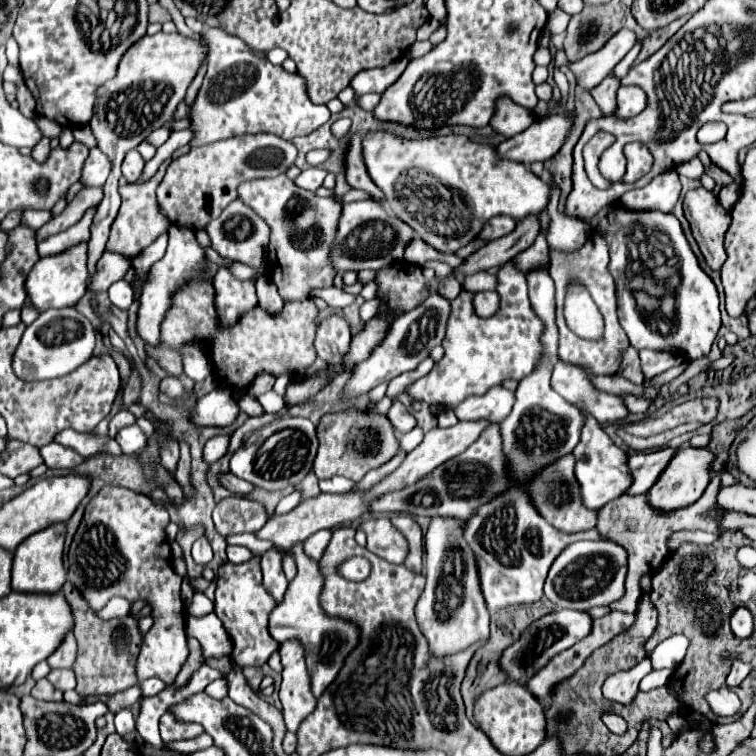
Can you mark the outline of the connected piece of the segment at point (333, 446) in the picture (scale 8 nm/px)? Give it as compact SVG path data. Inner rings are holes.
M349 408L335 414L325 414L317 424L317 440L319 450L313 462L313 472L319 480L345 476L353 482L359 482L369 470L383 466L399 450L399 440L395 436L395 430L391 428L391 422L375 408L371 408L371 412L359 412L359 408Z

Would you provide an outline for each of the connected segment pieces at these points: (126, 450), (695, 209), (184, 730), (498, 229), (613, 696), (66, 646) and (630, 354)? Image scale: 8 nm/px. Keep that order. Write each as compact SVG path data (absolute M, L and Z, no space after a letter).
M137 424L119 430L119 434L115 436L115 440L119 442L123 454L127 454L127 456L133 456L133 454L141 452L145 448L145 444L147 444L147 438L143 436L143 432L139 430Z
M707 188L689 190L685 196L685 214L691 222L693 236L703 252L711 270L721 270L727 254L723 248L723 236L731 224L731 214L725 210L717 196Z
M165 712L161 716L161 738L166 742L169 740L184 740L199 736L204 732L201 725L196 723L182 723L171 716L171 712Z
M495 216L495 218L491 218L485 226L483 226L483 230L479 232L479 238L483 238L483 240L497 240L497 238L503 238L503 236L507 236L507 234L511 234L513 230L515 230L515 226L517 226L517 222L513 220L513 218L509 218L509 216Z
M645 658L643 664L637 664L635 668L627 670L627 672L611 674L603 684L603 696L611 702L619 702L619 704L624 705L631 704L639 692L641 678L649 672L651 672L651 662L649 662L649 658Z
M67 632L67 636L63 638L63 644L59 644L59 648L47 658L47 664L51 668L71 668L75 654L77 654L77 644L73 638L73 632Z
M625 348L623 352L623 364L619 364L619 376L623 376L625 380L633 382L633 384L643 384L643 370L641 370L641 360L639 354L635 352L635 348Z

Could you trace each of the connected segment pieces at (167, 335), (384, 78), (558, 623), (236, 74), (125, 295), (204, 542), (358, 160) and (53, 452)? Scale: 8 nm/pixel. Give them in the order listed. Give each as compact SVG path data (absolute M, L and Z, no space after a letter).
M193 280L183 286L173 300L173 308L167 312L161 328L163 348L147 346L147 354L159 360L159 364L169 370L173 376L183 372L181 356L177 346L187 340L203 340L207 352L211 356L215 376L219 384L227 384L231 388L243 390L247 388L259 372L273 372L279 376L285 370L293 370L295 376L303 376L305 368L315 360L315 328L317 328L317 308L311 300L303 302L287 302L279 314L269 314L259 306L251 312L245 312L233 328L221 330L217 326L217 314L213 308L213 286L211 282Z
M399 58L395 62L391 62L385 68L371 68L371 70L363 70L359 74L353 76L353 82L349 84L357 96L363 96L367 92L377 92L381 94L383 90L387 90L409 64L409 58Z
M555 610L551 614L545 614L543 618L535 620L529 628L525 628L515 644L503 652L499 658L499 668L507 672L509 680L519 682L521 676L529 674L533 676L537 670L541 670L555 654L571 648L577 644L581 638L585 638L591 632L591 618L587 612L577 612L577 610Z
M207 28L203 38L209 46L209 70L189 108L189 130L193 132L191 146L257 132L271 132L285 140L293 140L295 136L311 134L329 120L329 108L309 100L307 84L297 72L289 74L283 66L271 64L265 52L253 52L243 40L221 28Z
M119 280L115 284L111 284L109 288L109 300L117 306L117 308L129 308L133 302L133 290L129 286L129 282Z
M205 536L201 540L196 540L192 546L191 555L194 561L201 565L205 566L211 558L213 558L213 550L211 544Z
M353 136L351 144L349 144L349 152L347 152L347 182L353 188L361 188L361 190L371 192L375 200L381 200L383 198L383 192L367 176L367 168L363 164L363 152L361 150L363 150L361 136Z
M47 444L41 448L41 456L47 464L47 468L75 468L79 466L85 458L81 454L77 454L73 448L65 448L61 444Z

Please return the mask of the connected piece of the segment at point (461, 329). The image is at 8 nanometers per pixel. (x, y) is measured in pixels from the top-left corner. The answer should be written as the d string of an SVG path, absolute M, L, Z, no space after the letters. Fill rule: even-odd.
M505 264L497 278L501 308L495 316L479 318L473 312L473 292L461 292L451 302L453 312L443 338L445 354L439 362L435 362L427 376L407 386L405 394L409 394L413 400L423 400L435 406L457 406L471 394L485 394L491 386L501 384L505 378L521 380L535 368L541 356L539 336L543 332L543 324L531 310L527 280L517 268L513 268L513 264Z

